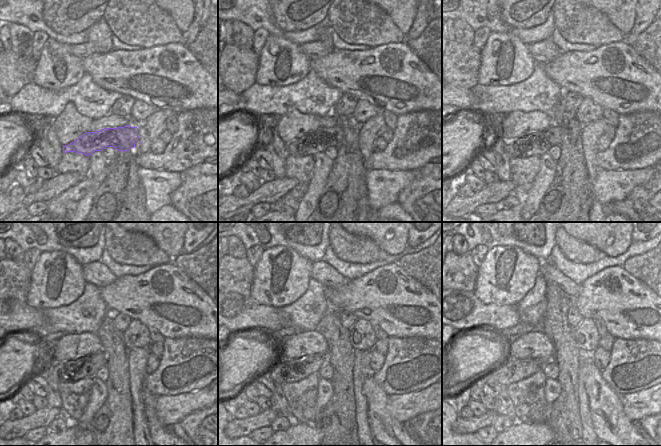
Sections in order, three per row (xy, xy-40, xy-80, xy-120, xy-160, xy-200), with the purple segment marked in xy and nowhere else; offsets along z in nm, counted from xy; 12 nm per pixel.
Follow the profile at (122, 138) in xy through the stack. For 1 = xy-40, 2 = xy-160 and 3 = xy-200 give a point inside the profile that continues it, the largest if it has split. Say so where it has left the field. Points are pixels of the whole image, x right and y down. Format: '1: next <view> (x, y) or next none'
1: next xy-40 (313, 142)
2: next xy-160 (290, 371)
3: next xy-200 (510, 371)

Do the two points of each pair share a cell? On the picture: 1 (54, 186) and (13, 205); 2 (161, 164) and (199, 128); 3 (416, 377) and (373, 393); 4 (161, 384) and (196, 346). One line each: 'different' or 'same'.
1: same
2: same
3: different
4: same

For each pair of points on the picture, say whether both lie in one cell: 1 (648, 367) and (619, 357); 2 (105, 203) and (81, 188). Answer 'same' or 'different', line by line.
1: same
2: different

